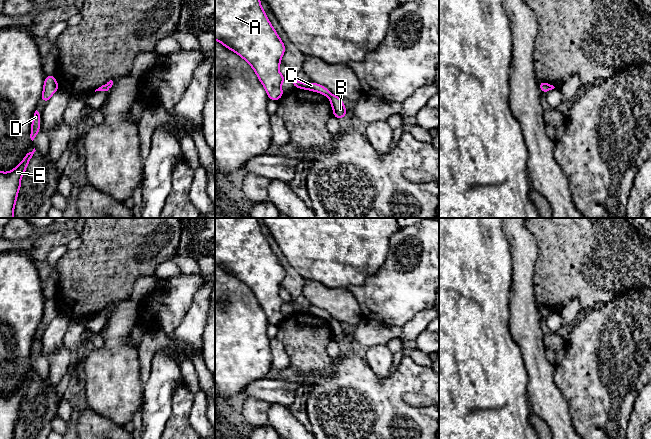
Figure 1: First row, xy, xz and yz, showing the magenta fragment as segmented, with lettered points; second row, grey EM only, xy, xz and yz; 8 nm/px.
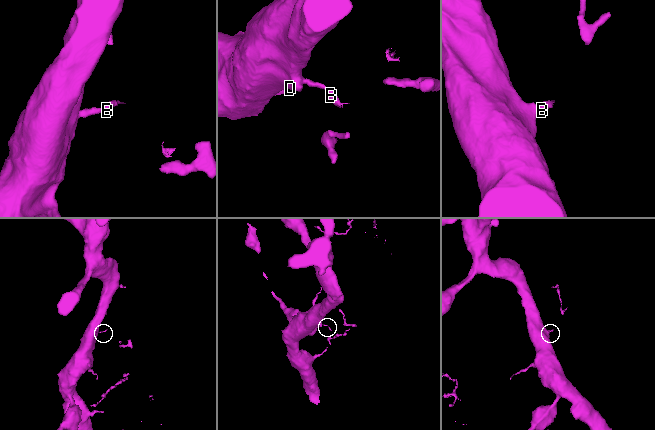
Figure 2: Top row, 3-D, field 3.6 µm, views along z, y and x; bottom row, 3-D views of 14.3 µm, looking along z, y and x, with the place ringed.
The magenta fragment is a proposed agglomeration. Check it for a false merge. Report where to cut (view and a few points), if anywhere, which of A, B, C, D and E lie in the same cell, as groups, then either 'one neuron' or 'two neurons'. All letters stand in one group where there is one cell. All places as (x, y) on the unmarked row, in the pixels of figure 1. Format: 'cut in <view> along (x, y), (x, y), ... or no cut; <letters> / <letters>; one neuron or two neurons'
cut in xz along (332, 318), (328, 321); A C D E / B; two neurons

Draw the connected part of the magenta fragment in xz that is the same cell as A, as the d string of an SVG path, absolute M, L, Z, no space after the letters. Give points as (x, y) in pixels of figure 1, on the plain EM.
M215 218L215 264L219 265L223 270L227 271L229 274L235 276L241 282L243 282L249 289L252 291L254 296L256 297L259 305L262 307L267 320L270 324L278 325L284 318L281 309L286 304L286 302L279 296L279 291L281 289L281 282L285 277L285 269L283 265L280 263L279 259L277 258L276 254L273 252L272 248L270 247L266 237L264 236L259 218Z

